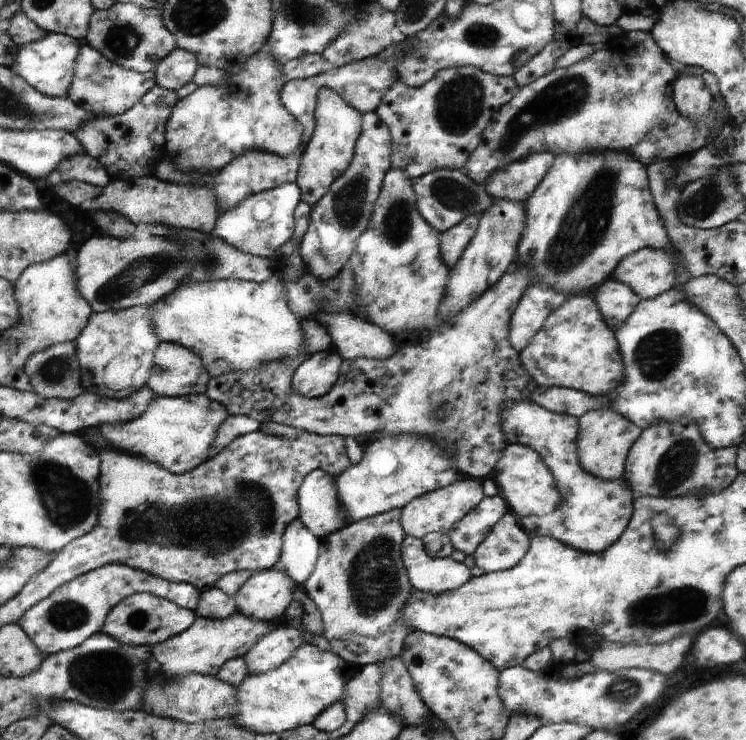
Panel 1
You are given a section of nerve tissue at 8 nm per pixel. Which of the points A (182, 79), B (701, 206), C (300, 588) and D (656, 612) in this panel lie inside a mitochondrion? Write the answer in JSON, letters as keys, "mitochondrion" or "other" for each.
{"A":"other","B":"mitochondrion","C":"other","D":"mitochondrion"}

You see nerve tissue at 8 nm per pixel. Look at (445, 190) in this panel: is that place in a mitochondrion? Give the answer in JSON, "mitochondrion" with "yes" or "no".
{"mitochondrion":"yes"}

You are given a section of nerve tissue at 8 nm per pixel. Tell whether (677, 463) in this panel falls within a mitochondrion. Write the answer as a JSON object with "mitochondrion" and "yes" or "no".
{"mitochondrion":"yes"}

